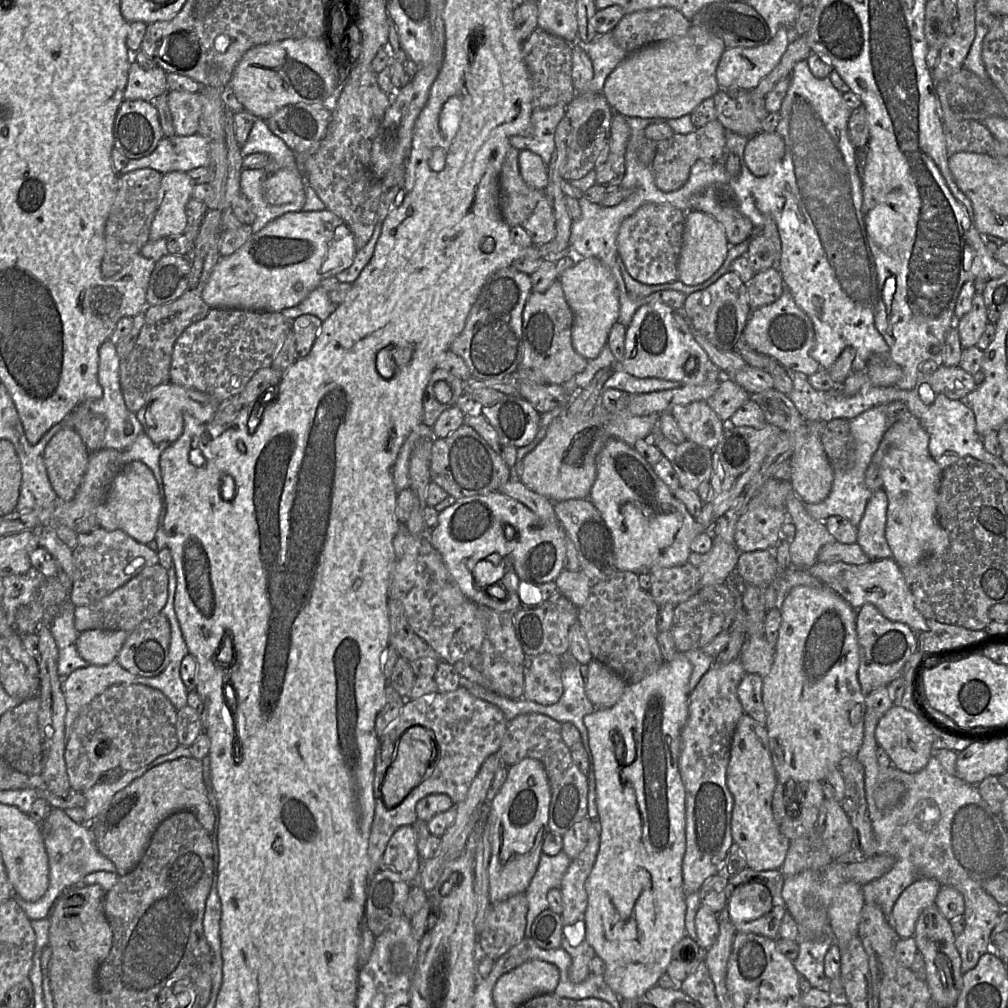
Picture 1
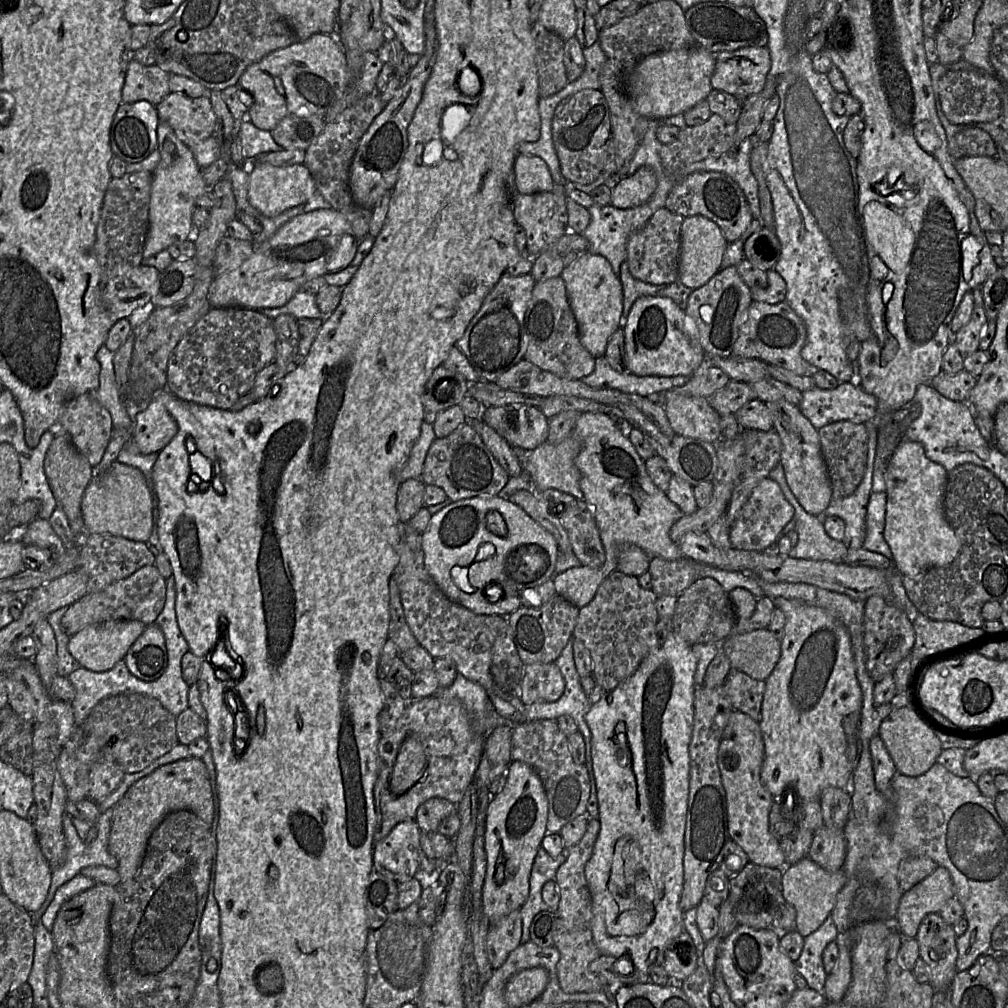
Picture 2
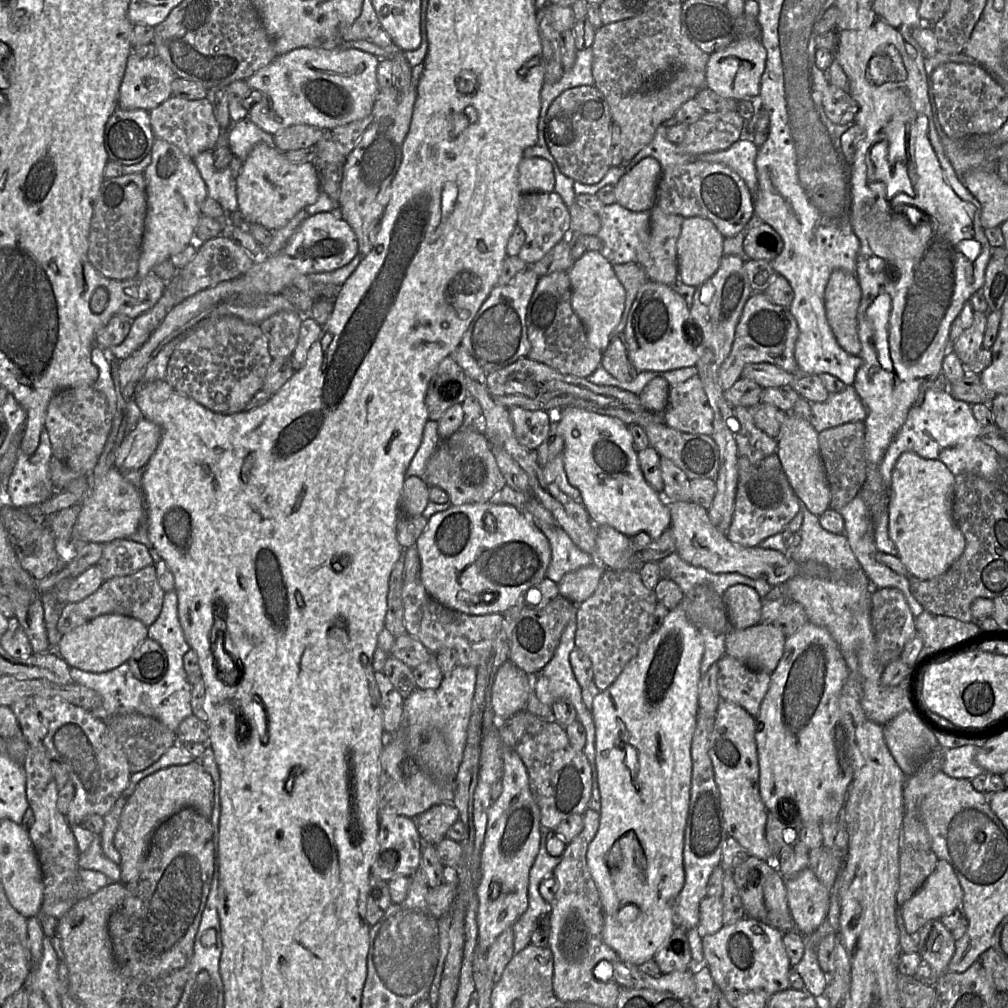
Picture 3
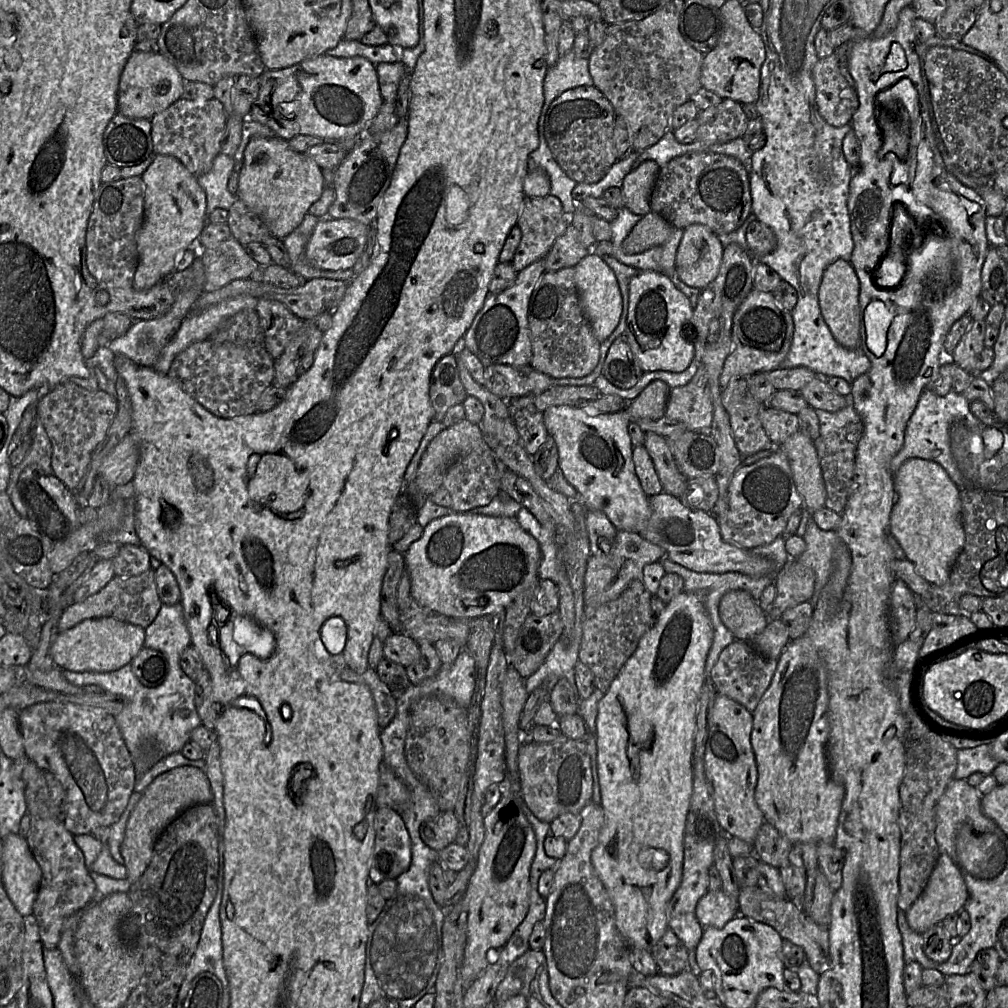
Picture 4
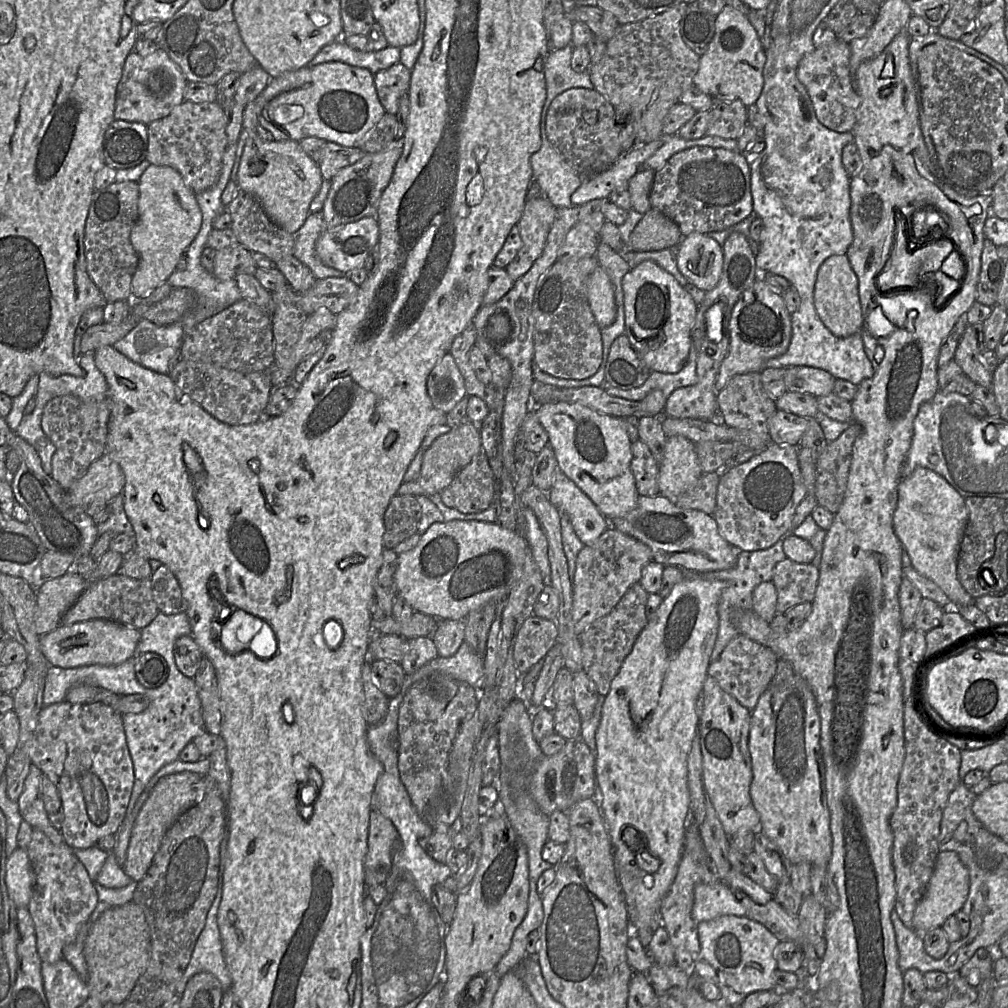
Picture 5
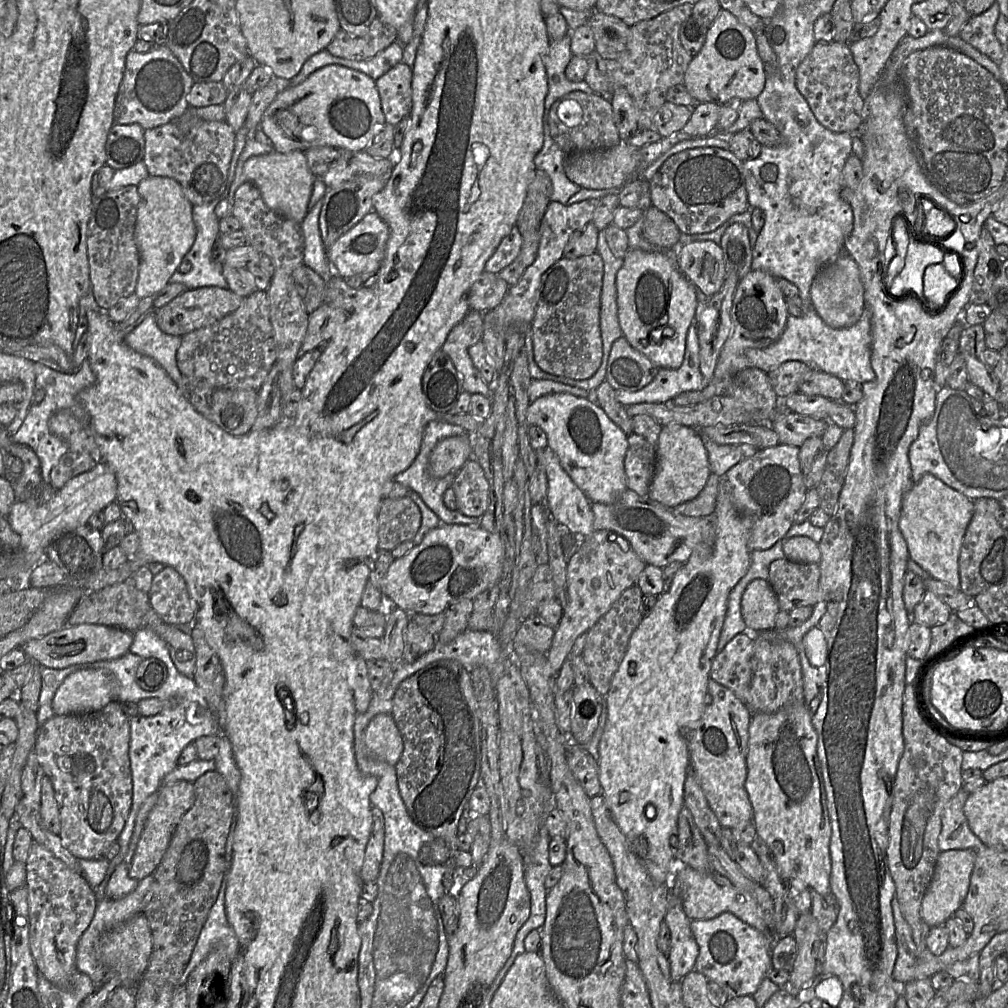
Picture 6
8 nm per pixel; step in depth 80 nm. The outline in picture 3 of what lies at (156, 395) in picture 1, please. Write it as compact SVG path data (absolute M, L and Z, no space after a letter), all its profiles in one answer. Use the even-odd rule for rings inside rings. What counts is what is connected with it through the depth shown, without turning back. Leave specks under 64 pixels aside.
M142 417L117 449L114 466L121 471L144 469L160 439L160 427Z

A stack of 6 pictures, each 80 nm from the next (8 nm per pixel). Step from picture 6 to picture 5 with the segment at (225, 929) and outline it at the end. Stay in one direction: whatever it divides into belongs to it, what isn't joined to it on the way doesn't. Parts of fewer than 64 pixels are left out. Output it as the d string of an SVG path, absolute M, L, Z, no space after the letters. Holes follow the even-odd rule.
M219 867L218 887L214 901L207 913L205 925L198 936L190 961L176 986L176 993L183 994L188 980L197 973L209 972L220 982L223 991L231 987L217 922L217 914L223 892L223 867Z

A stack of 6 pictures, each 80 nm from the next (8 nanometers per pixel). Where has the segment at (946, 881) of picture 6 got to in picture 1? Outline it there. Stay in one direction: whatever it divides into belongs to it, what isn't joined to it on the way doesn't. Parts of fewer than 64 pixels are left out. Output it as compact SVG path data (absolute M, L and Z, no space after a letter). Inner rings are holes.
M921 878L912 883L902 892L895 903L890 916L890 923L899 938L914 937L916 922L919 915L925 908L935 904L935 899L941 886L939 881L935 879Z

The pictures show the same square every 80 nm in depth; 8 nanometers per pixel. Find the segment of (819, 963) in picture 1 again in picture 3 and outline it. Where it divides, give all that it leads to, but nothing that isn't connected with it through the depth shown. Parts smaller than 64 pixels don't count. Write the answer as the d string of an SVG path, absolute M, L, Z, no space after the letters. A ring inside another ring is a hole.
M827 918L820 927L808 936L804 936L804 955L801 961L793 967L804 980L804 989L814 997L823 995L828 982L828 975L821 969L817 956L817 948L821 940L834 930Z

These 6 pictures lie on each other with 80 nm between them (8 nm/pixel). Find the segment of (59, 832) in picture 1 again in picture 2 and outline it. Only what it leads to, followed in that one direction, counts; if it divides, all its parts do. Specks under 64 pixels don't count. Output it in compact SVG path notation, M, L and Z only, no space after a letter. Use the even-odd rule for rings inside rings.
M111 807L99 815L97 821L94 824L97 826L97 837L91 843L86 843L85 840L82 840L79 837L77 830L72 823L72 817L69 816L66 812L64 813L62 819L62 826L67 845L66 857L61 866L55 868L52 871L51 885L45 901L37 911L30 913L34 921L40 922L41 916L53 900L56 890L64 883L71 880L73 877L80 874L83 868L86 868L88 866L102 865L112 869L117 869L118 861L116 857L113 856L108 850L108 838L112 823L113 811L114 809L113 807Z

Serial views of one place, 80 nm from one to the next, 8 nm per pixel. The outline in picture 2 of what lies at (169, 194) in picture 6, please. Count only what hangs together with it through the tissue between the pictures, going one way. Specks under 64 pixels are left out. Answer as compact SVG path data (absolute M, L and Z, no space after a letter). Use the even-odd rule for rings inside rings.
M159 121L157 126L157 149L160 152L160 161L152 173L149 228L143 258L149 258L168 249L177 241L193 237L192 213L197 206L196 199L207 188L201 173L202 168L197 165L190 148L177 138L167 123L162 121Z

